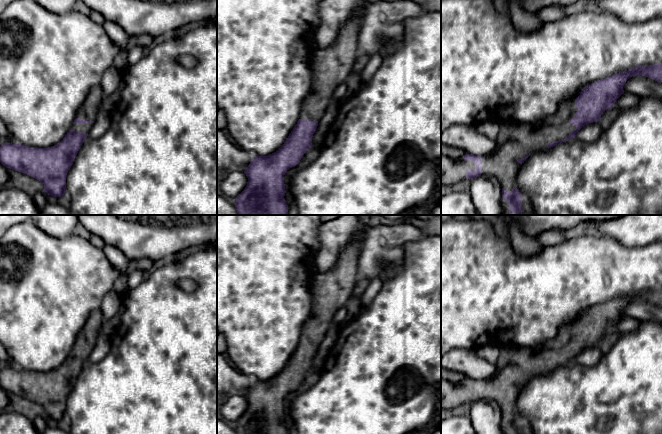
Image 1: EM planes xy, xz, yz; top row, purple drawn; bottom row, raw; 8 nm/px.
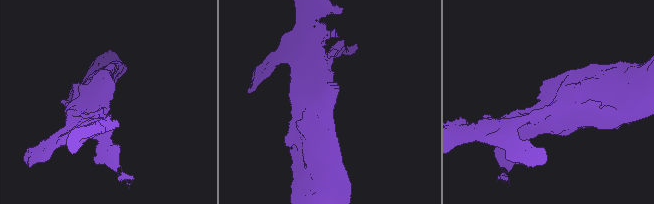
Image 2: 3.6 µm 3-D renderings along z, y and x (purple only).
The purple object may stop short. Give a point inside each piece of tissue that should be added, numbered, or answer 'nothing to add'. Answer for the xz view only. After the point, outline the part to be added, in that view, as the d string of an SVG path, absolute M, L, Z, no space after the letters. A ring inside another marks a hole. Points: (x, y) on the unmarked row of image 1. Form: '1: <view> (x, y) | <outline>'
1: xz (330, 290) | M353 242L340 253L336 265L326 272L316 272L311 281L310 292L313 298L311 317L304 323L299 343L319 345L333 324L333 317L352 295L357 281L359 244Z

